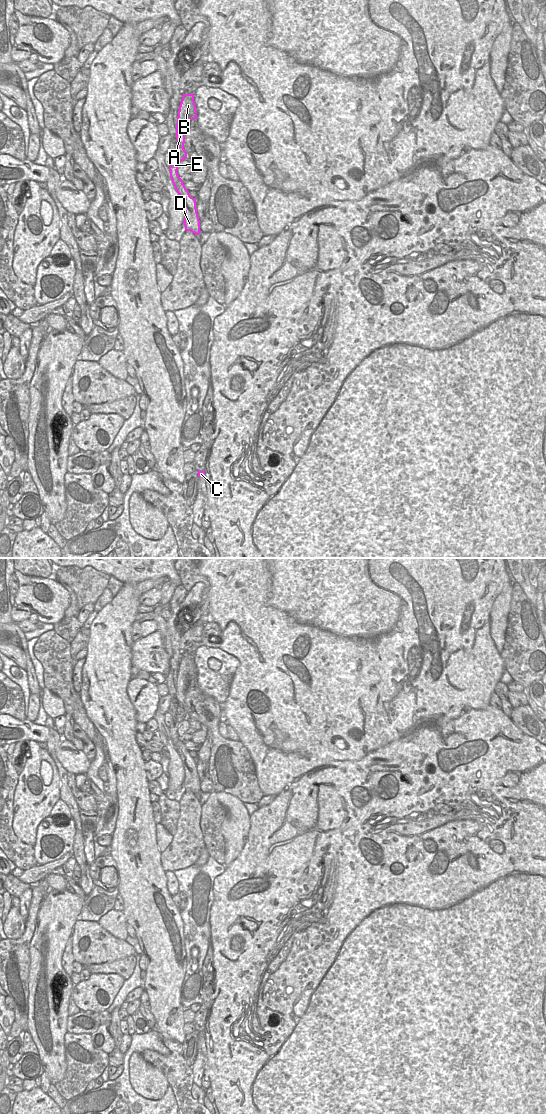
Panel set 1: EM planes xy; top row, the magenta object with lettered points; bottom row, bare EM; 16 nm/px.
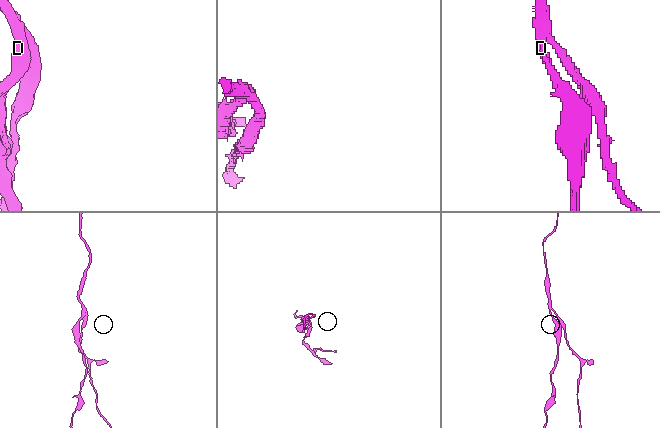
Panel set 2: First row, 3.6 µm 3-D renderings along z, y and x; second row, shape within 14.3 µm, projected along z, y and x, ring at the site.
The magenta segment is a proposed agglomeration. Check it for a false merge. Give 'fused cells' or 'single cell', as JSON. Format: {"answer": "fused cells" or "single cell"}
{"answer": "fused cells"}

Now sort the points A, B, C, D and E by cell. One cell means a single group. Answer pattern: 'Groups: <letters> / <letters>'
Groups: A B E / C D

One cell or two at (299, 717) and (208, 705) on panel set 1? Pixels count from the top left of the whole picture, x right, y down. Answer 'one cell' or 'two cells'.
two cells

